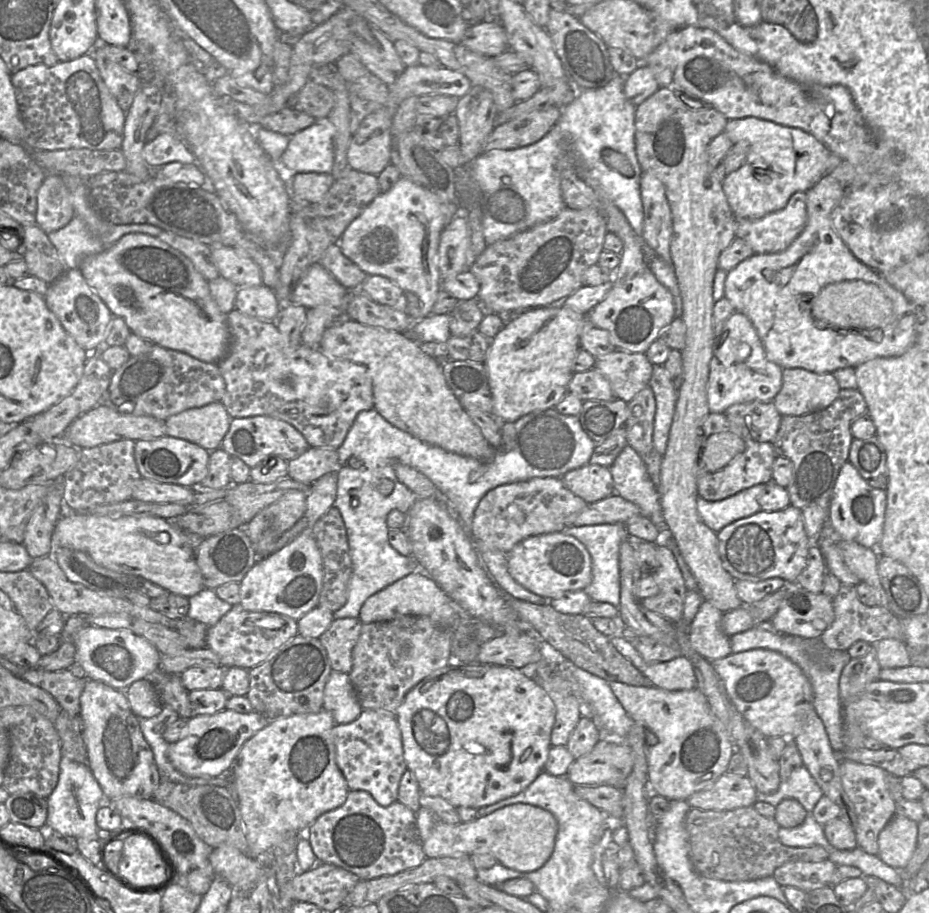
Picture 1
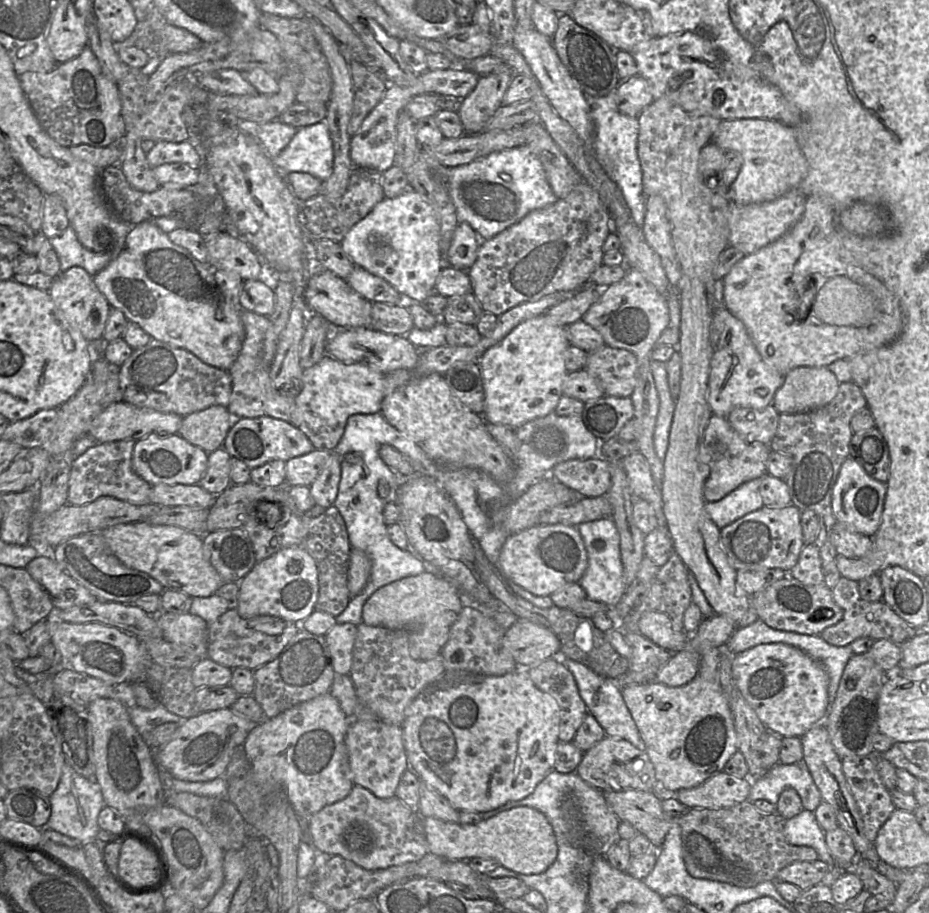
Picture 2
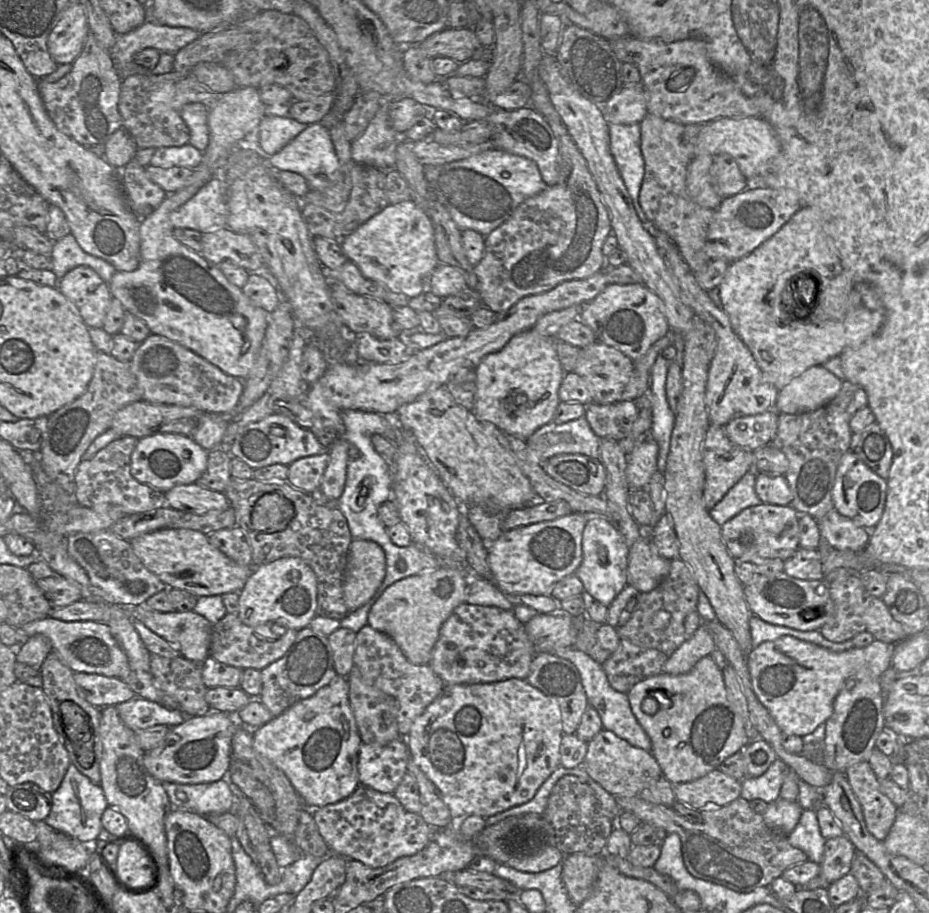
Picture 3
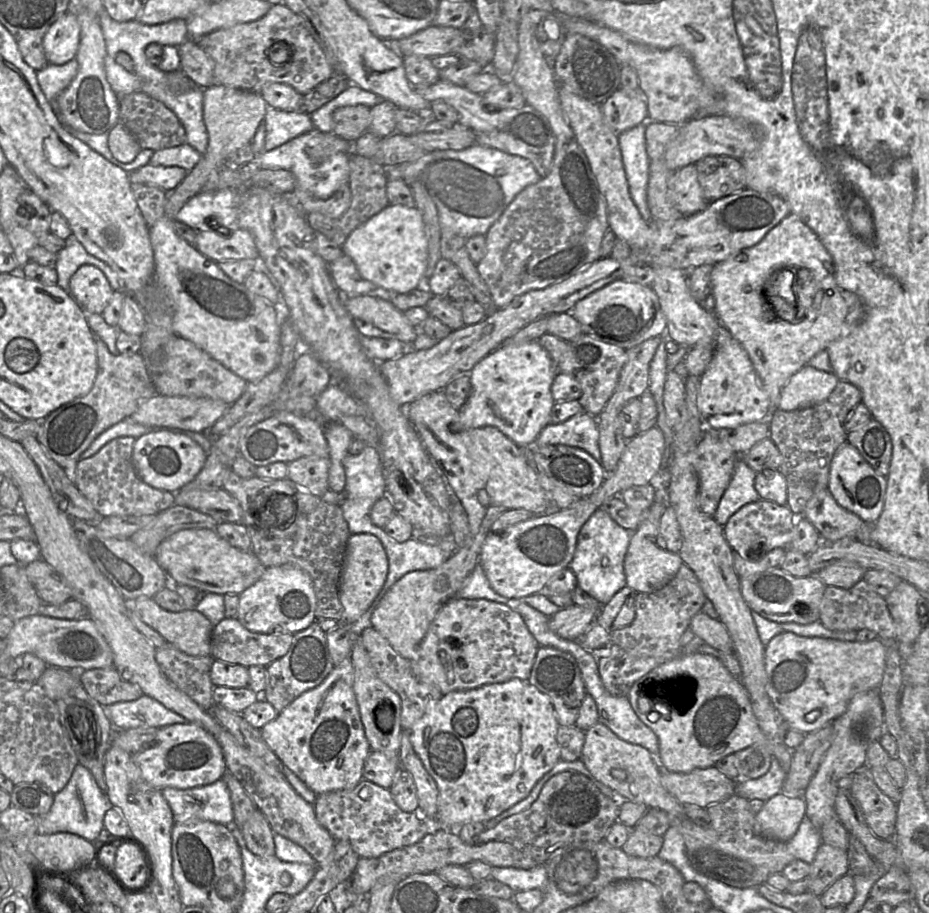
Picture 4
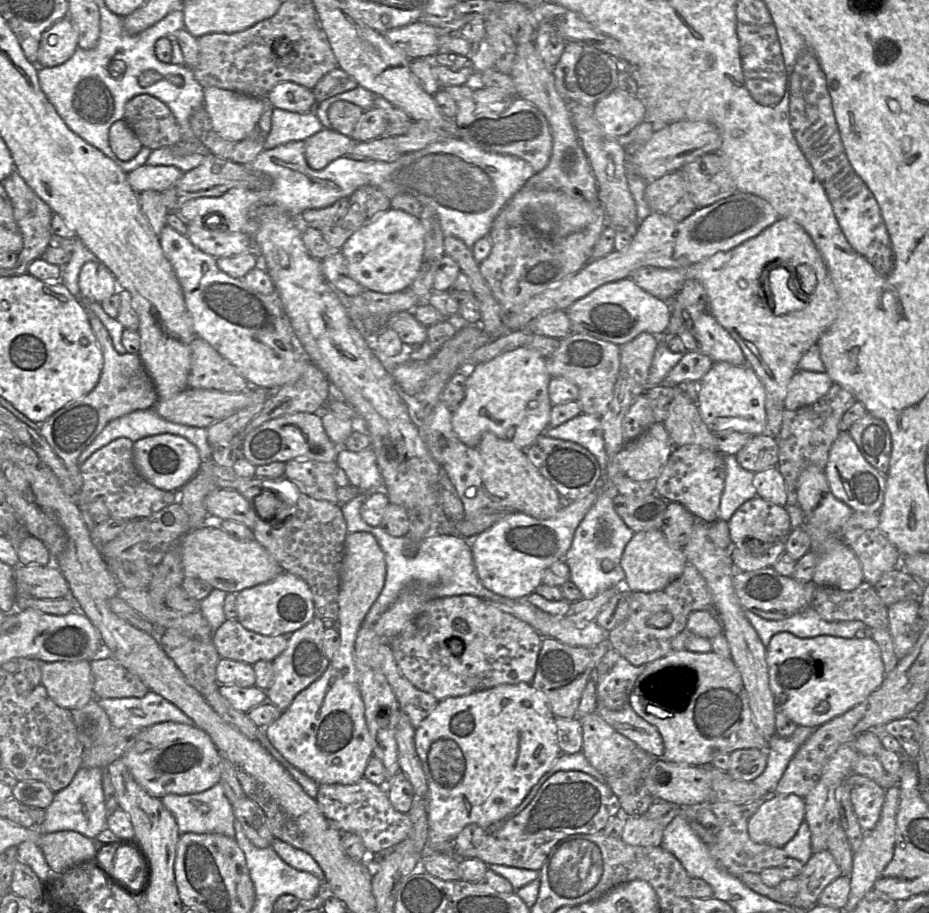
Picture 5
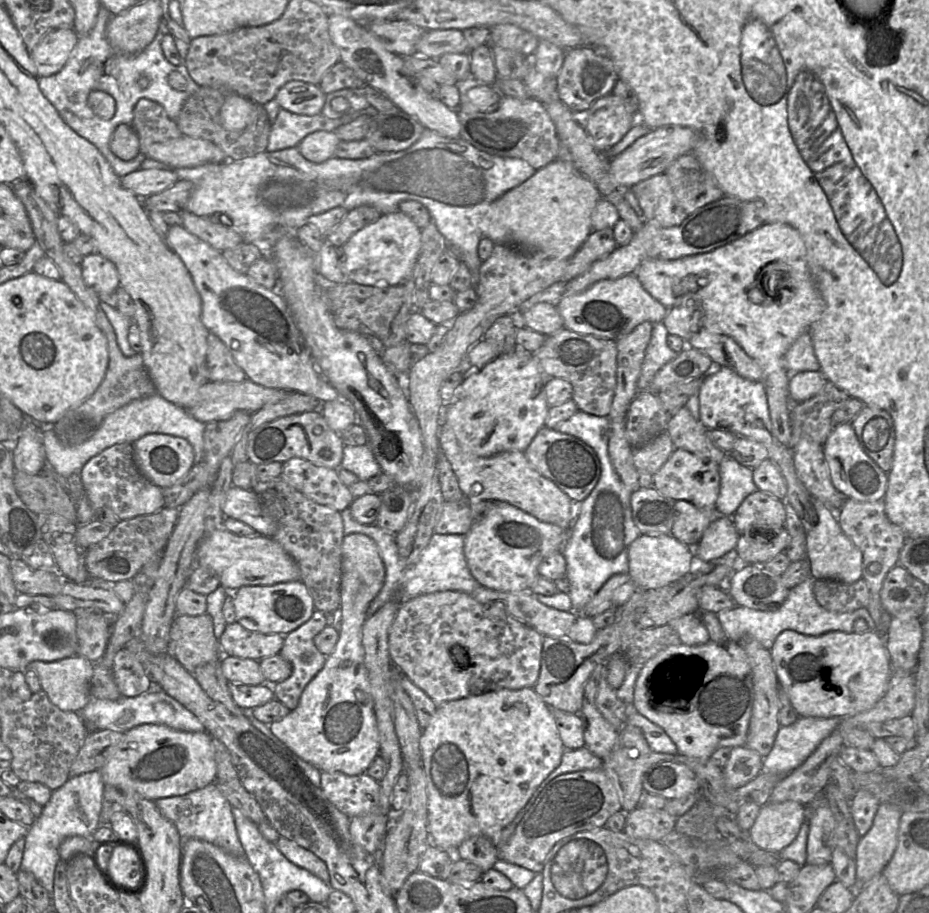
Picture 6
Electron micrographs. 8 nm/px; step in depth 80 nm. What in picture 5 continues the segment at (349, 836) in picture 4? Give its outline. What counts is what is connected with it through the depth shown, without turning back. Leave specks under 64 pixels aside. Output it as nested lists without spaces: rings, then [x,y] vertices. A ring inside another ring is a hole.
[[[364,777],[351,785],[320,784],[316,801],[322,814],[337,829],[361,837],[368,854],[388,851],[395,847],[408,837],[411,829],[409,816],[393,807],[386,789]]]

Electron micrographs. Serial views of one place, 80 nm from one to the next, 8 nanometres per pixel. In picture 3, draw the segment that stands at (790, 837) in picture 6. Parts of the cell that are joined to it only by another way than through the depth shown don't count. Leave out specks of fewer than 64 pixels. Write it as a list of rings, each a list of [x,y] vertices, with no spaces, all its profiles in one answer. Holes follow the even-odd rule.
[[[779,797],[771,802],[761,815],[768,827],[787,836],[799,823],[802,812],[803,808],[798,802],[790,802]]]

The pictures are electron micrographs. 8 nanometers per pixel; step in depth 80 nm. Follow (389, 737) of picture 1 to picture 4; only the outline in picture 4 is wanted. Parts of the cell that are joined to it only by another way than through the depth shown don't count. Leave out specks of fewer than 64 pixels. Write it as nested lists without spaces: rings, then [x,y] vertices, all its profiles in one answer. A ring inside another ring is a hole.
[[[370,751],[363,768],[363,779],[389,789],[401,770],[398,757],[388,757],[380,751]]]

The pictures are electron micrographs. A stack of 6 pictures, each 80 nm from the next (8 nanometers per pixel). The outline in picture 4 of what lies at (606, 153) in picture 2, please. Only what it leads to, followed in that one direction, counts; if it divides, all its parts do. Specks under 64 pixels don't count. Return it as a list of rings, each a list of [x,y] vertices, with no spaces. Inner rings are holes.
[[[646,122],[620,133],[618,141],[630,195],[642,218],[649,222],[651,220],[647,204],[649,158],[646,149],[645,126]]]

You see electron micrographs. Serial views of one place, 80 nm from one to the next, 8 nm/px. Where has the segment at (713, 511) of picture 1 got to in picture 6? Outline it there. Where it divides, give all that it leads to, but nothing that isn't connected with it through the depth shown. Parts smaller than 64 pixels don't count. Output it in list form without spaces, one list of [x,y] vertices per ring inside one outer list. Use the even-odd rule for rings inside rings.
[[[726,454],[719,464],[720,493],[716,508],[724,516],[732,517],[741,503],[757,490],[753,469],[740,464],[731,454]]]

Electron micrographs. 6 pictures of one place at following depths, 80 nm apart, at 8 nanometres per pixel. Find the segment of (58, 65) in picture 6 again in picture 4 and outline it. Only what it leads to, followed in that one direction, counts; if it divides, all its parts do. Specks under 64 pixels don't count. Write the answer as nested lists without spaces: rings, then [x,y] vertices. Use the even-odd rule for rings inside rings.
[[[70,9],[45,33],[43,48],[48,63],[62,65],[74,59],[79,48],[80,34],[77,14]]]

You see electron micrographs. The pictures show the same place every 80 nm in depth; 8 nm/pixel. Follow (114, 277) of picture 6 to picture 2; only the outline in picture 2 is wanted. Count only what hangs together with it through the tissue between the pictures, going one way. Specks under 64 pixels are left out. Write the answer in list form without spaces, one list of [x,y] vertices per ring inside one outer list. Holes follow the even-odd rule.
[[[74,266],[60,273],[52,281],[48,292],[55,305],[64,313],[68,321],[76,326],[87,341],[103,339],[111,306],[95,285],[93,276],[85,269]]]

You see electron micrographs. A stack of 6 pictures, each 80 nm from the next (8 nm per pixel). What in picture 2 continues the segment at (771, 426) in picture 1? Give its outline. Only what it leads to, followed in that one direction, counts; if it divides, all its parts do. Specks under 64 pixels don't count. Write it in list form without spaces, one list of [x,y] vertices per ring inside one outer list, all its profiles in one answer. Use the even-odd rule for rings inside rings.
[[[772,404],[761,409],[739,407],[730,411],[727,419],[748,442],[769,444],[774,437],[780,413]]]

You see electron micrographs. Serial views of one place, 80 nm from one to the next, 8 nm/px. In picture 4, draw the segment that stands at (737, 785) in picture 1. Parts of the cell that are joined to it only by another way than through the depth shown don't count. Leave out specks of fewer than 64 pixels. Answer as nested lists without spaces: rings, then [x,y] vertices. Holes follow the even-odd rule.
[[[660,766],[663,786],[682,805],[707,808],[735,795],[737,782],[715,766],[695,769],[689,773],[670,772]]]

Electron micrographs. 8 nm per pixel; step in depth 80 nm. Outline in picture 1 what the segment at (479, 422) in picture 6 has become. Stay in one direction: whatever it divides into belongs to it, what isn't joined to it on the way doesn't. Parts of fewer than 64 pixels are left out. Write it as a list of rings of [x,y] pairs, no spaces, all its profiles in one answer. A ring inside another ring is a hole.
[[[549,305],[548,307],[526,309],[517,313],[517,315],[508,318],[505,321],[503,328],[498,332],[498,334],[494,338],[490,339],[490,345],[487,350],[486,359],[484,361],[484,365],[488,372],[489,387],[493,399],[492,415],[501,422],[514,422],[520,417],[529,414],[533,411],[554,408],[556,404],[568,392],[568,385],[573,376],[573,361],[576,358],[577,353],[580,349],[580,335],[586,325],[591,325],[587,322],[586,315],[577,313],[570,308],[558,305]]]

